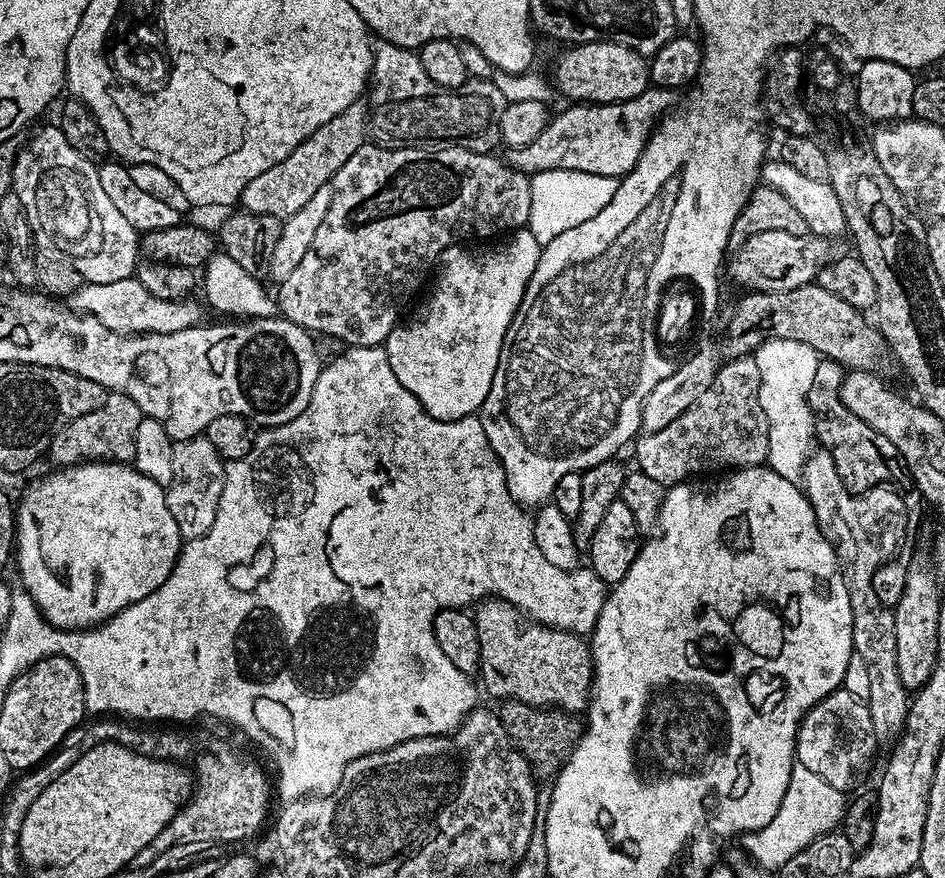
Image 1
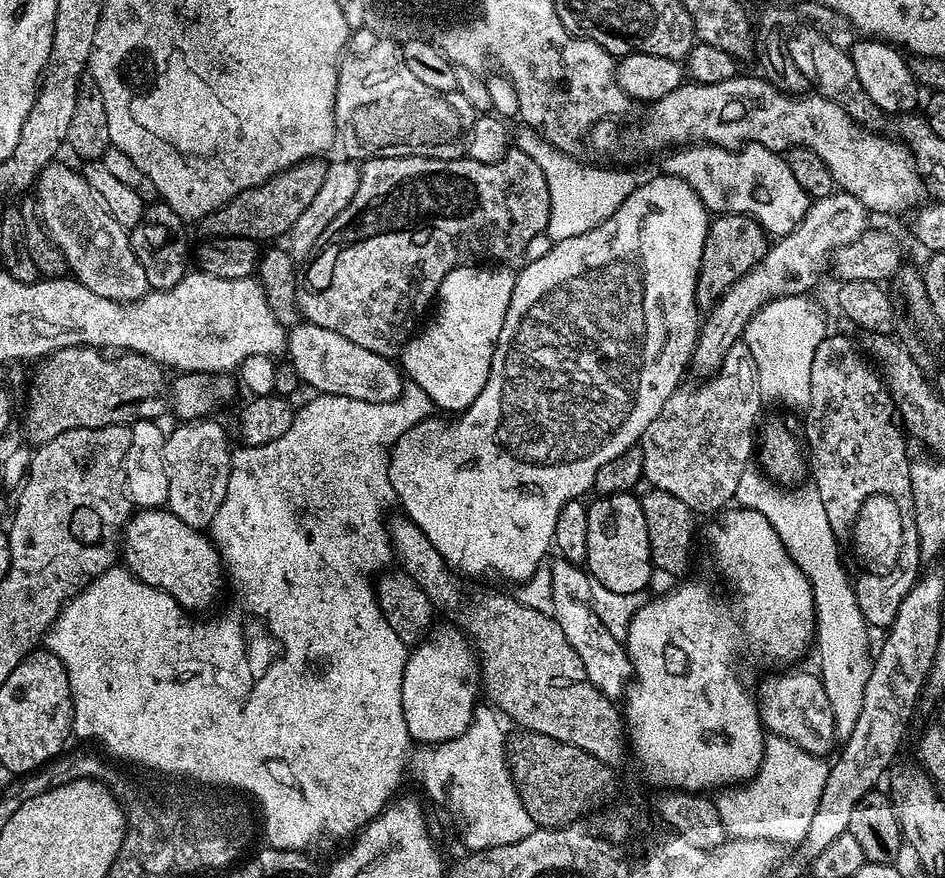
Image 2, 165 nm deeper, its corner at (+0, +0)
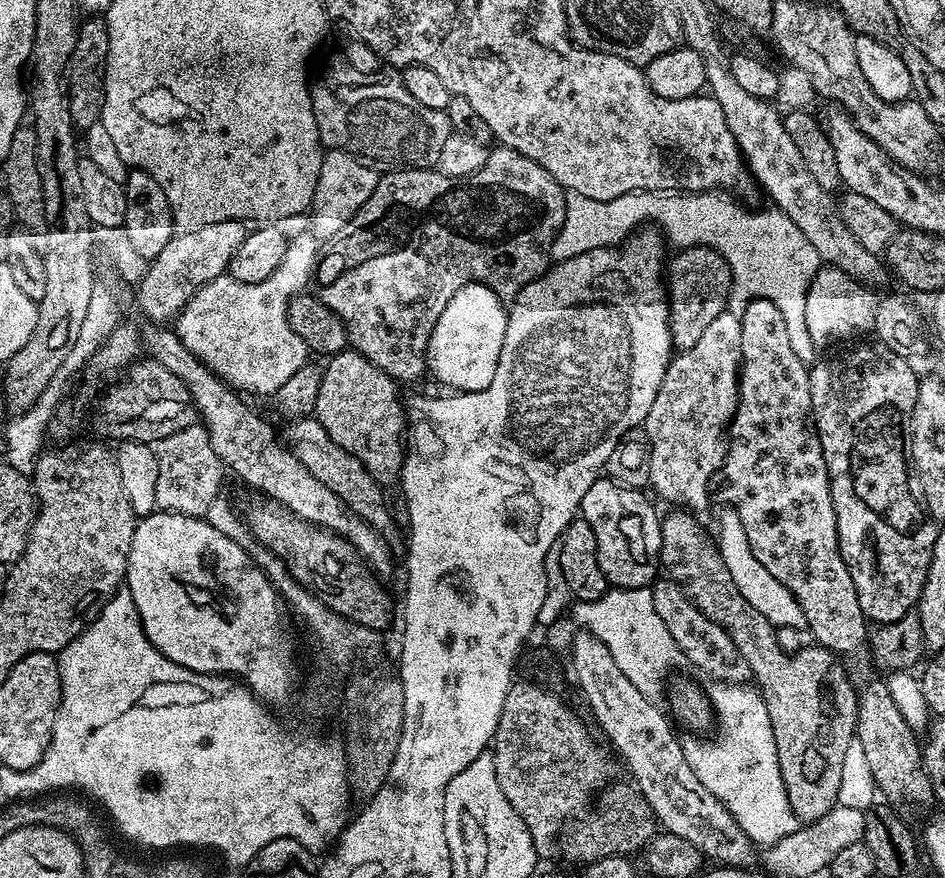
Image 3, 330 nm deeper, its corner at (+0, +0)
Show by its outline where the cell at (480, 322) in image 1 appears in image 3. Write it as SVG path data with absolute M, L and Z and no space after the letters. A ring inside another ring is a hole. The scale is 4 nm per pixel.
M475 282L462 286L462 290L446 302L446 310L442 310L430 334L426 364L448 390L481 392L494 382L508 325L509 309L506 304L504 308L504 304L505 301L497 296L493 288Z

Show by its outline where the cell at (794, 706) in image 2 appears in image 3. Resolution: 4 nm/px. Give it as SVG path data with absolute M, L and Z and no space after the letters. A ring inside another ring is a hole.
M667 578L661 579L652 588L652 597L666 630L672 636L673 645L677 649L680 647L681 654L698 671L713 676L716 682L726 684L747 685L753 679L746 658L742 656L738 646L734 646L730 634L726 634L726 630L722 630L722 626L718 626L710 618L706 618L706 614L702 614L702 610L696 608L695 604L688 599L688 595L678 585L673 584Z

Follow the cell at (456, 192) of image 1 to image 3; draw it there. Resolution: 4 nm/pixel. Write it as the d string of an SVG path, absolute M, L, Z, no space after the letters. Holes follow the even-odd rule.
M496 146L491 149L486 166L478 170L469 179L467 176L447 176L432 168L410 168L401 167L399 170L388 170L376 181L374 194L358 210L358 214L352 219L346 231L335 241L336 249L319 257L316 271L314 273L314 284L320 287L318 299L321 300L328 309L338 316L346 326L351 347L361 355L365 356L374 366L381 368L386 375L391 376L397 382L403 380L416 380L423 372L426 372L426 357L428 354L428 343L430 334L442 314L446 310L446 302L454 298L462 286L471 284L485 284L487 288L493 288L497 296L501 298L515 298L520 295L526 285L534 280L540 279L550 267L550 253L552 243L566 218L566 192L560 187L553 176L538 162L518 154L518 150Z

